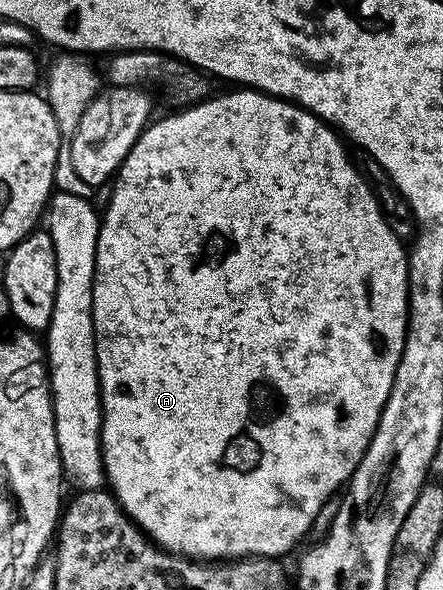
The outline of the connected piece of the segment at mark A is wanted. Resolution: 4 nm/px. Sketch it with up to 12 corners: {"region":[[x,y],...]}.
{"region":[[248,86],[100,217],[101,461],[174,556],[352,480],[409,258]]}

